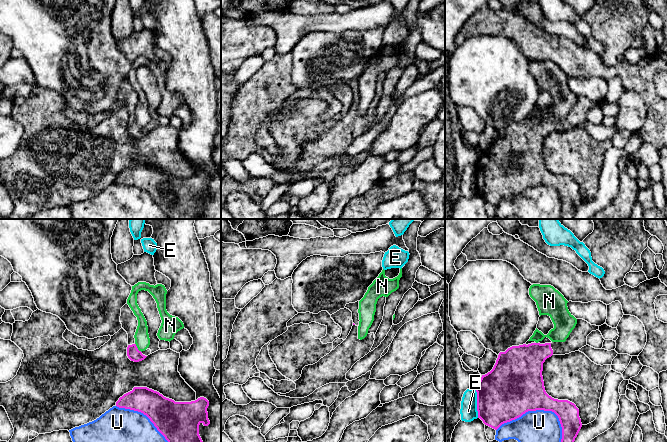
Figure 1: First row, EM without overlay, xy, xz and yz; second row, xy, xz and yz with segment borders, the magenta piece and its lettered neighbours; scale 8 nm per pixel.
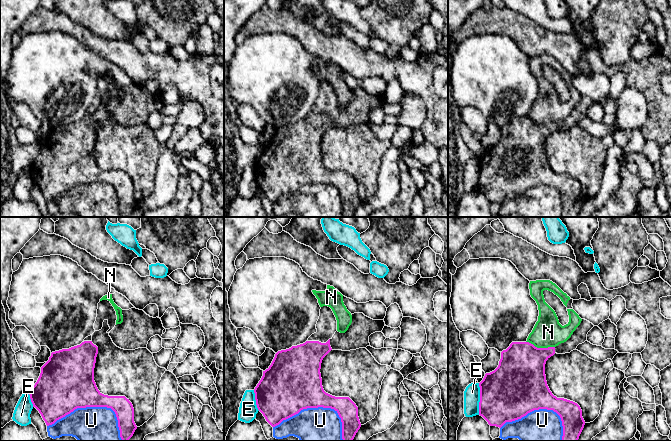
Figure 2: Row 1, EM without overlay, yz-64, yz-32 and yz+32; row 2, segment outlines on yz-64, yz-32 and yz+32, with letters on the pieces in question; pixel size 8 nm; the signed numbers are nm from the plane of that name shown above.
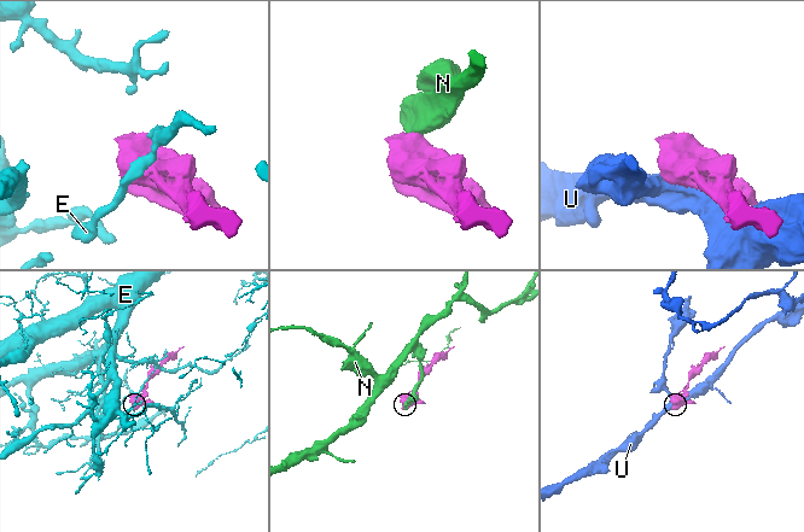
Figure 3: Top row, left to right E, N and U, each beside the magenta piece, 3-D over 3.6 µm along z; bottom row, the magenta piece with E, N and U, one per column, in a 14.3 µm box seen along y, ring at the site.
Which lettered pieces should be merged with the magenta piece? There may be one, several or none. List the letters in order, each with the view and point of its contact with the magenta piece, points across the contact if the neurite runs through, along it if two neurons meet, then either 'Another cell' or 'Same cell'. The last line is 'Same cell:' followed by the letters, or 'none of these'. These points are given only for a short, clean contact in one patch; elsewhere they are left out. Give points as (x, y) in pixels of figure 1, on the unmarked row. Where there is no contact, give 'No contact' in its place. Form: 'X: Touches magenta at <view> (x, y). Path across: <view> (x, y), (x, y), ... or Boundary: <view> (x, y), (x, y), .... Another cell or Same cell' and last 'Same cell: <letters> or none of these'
E: Touches magenta at yz (477, 179). Boundary: yz (475, 165), (478, 193). Another cell
N: Touches magenta at xy (137, 124). Boundary: xy (135, 119), (141, 128). Another cell
U: Touches magenta at yz (538, 185). Another cell
Same cell: none of these

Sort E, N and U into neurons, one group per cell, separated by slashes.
E / N / U

